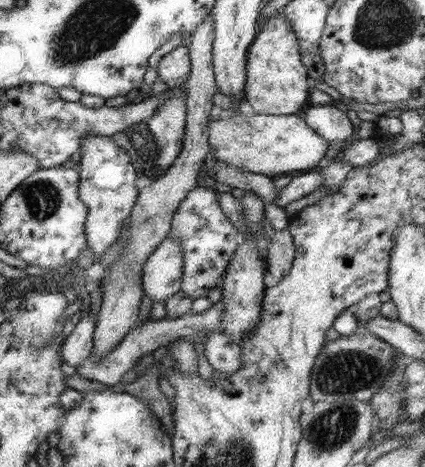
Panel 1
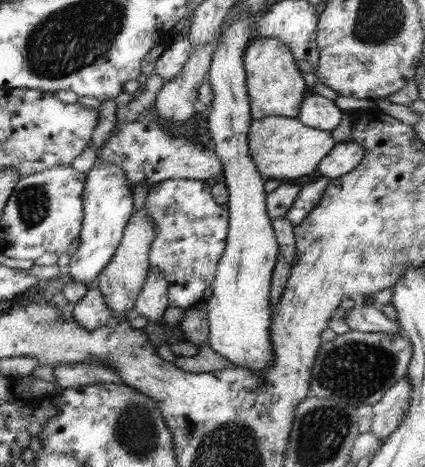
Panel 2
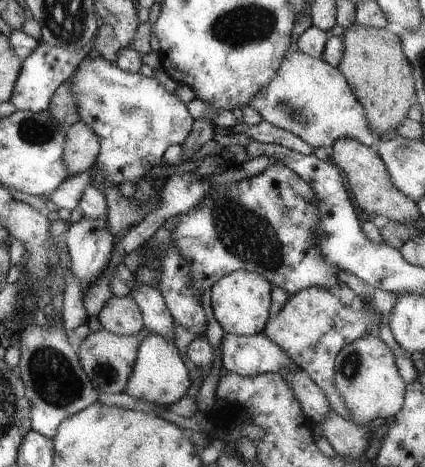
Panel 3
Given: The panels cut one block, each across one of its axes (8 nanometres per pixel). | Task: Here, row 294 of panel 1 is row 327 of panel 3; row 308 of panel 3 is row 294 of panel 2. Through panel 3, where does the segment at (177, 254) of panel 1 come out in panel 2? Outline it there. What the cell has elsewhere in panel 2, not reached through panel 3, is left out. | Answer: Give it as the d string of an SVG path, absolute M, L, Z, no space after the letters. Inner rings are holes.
M149 268L145 286L135 302L135 315L148 318L148 322L161 324L164 311L169 307L168 285L166 277L156 268Z

